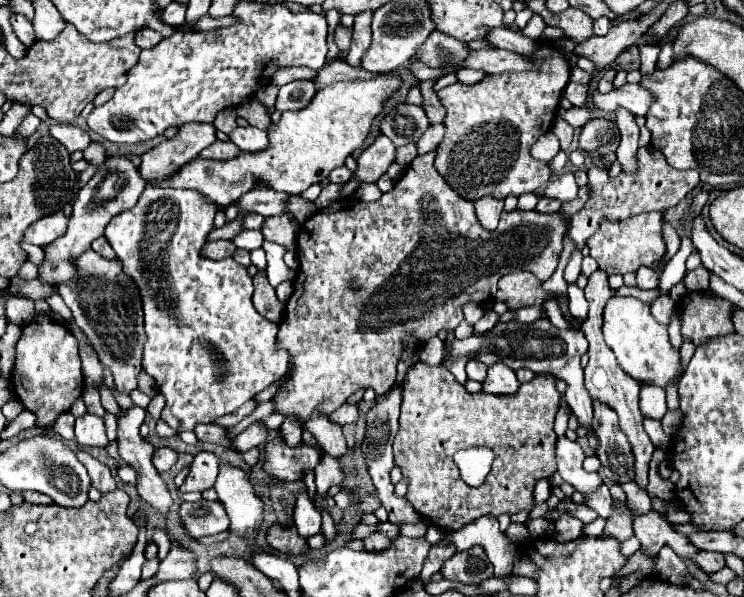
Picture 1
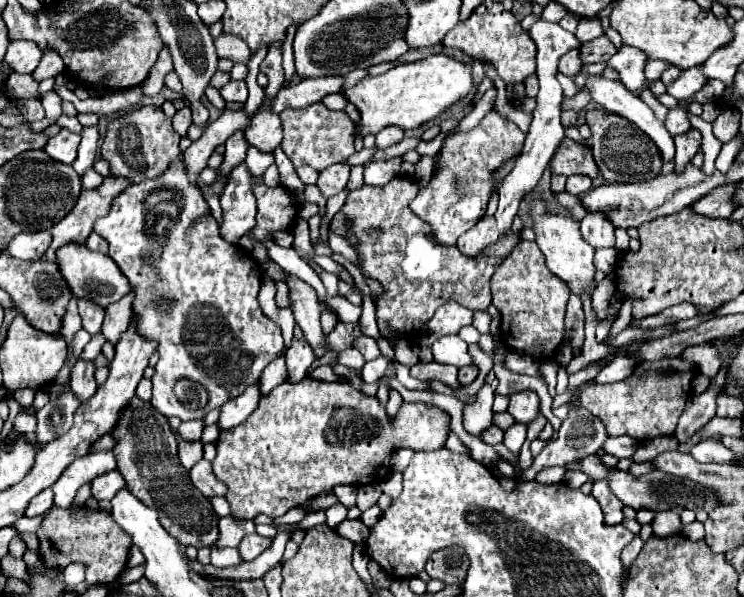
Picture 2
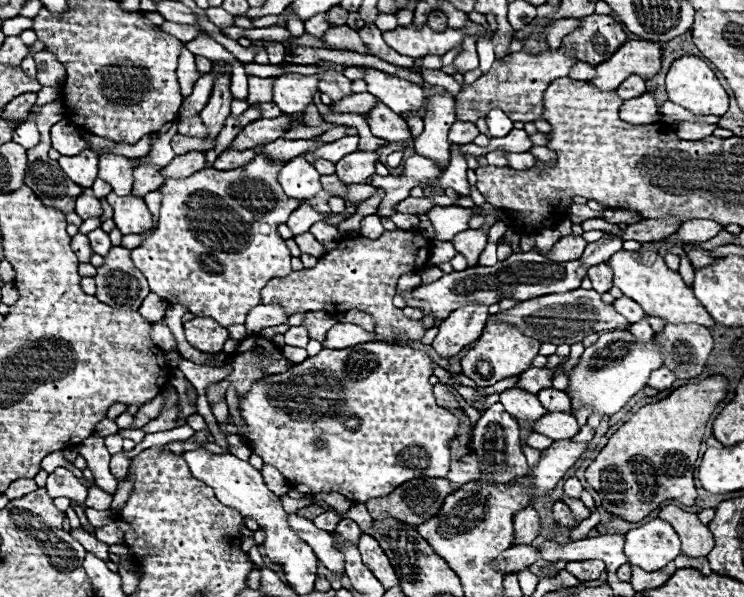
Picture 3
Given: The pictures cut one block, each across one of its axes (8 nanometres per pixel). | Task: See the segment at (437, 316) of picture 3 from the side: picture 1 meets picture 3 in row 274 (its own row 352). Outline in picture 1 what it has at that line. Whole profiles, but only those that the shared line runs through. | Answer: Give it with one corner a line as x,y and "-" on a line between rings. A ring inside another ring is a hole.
540,318
534,324
522,324
522,322
498,322
488,334
472,334
466,340
446,340
444,342
444,358
442,366
446,366
454,378
464,384
466,382
466,362
470,358
482,360
484,364
494,364
502,360
512,370
528,368
536,374
552,374
558,380
566,382
566,400
578,418
582,426
590,428
588,440
590,446
596,448
596,436
592,434
592,398
584,386
584,373
580,365
580,358
584,352
588,352
588,340
584,338
582,330
560,330
550,324
548,318

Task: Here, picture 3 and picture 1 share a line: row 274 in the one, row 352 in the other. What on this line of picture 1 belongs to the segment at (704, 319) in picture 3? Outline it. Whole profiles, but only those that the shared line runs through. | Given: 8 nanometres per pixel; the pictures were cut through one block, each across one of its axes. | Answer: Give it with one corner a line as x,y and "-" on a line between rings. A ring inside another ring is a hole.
614,296
608,300
608,306
604,308
602,334
606,344
616,354
616,360
622,366
622,370
638,382
666,388
670,382
678,382
678,378
684,374
680,350
670,344
666,326
656,322
656,318
650,312
650,306
636,298

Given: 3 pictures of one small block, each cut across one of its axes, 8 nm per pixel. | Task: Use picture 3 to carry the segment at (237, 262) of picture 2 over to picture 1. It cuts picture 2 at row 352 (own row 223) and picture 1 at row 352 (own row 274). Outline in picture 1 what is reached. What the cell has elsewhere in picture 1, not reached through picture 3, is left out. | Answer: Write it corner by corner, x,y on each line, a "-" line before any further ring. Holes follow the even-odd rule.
148,186
140,202
132,210
112,218
104,232
116,256
124,262
124,270
132,274
144,294
144,324
148,336
144,344
144,372
156,380
158,390
166,396
162,420
174,430
192,430
196,424
208,424
234,412
288,372
288,354
276,350
278,324
268,322
252,306
254,288
246,268
232,258
208,260
200,256
216,210
216,204
204,202
194,190

